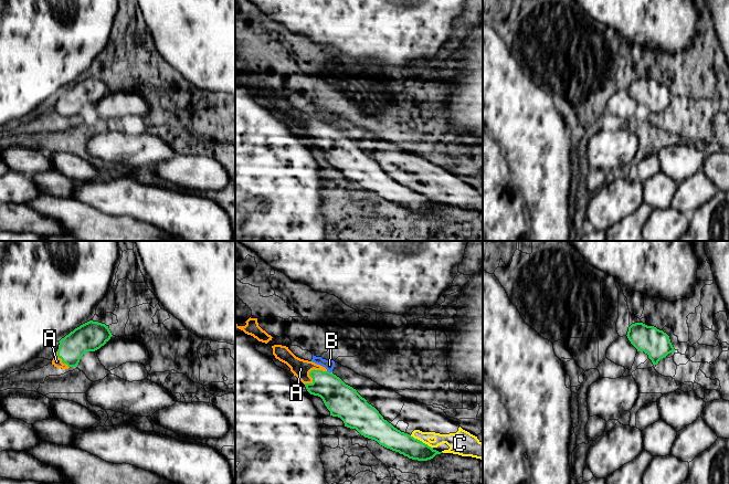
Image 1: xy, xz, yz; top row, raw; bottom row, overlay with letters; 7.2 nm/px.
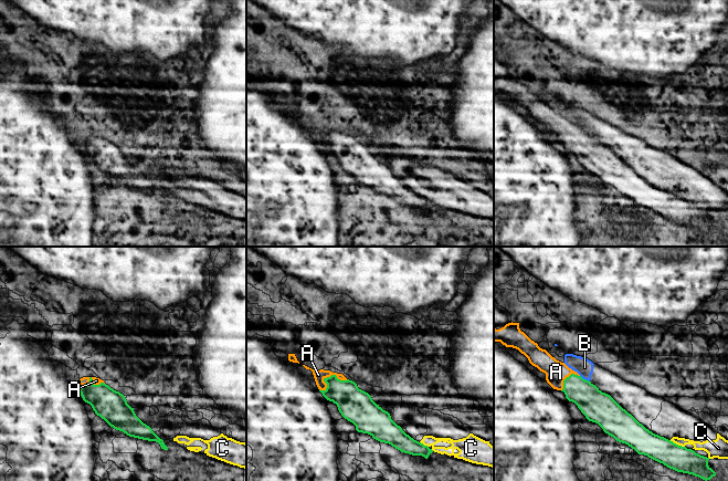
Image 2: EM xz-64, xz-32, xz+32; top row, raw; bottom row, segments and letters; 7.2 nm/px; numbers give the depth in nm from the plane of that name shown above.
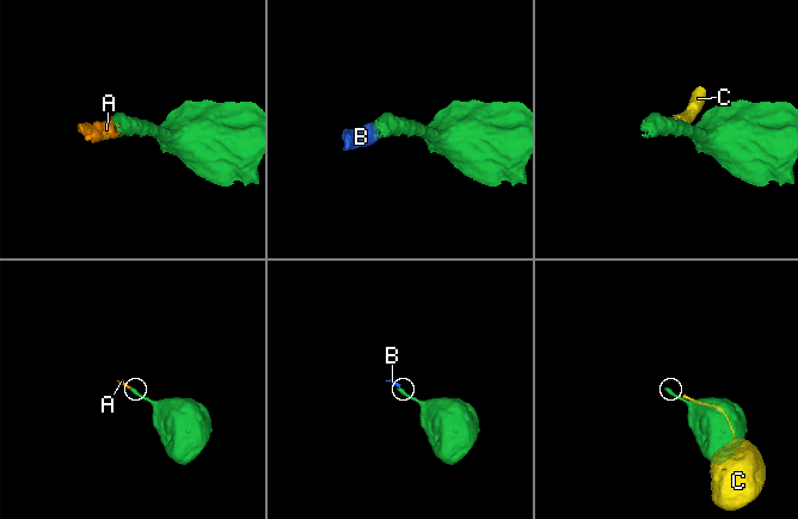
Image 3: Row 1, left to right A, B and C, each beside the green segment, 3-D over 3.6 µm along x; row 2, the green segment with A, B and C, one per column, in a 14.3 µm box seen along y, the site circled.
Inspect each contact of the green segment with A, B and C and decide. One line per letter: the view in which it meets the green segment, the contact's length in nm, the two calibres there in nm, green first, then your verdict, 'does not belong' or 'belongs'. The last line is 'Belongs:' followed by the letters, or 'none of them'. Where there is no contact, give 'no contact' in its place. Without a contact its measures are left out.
A: meets green in xz; contact 190 nm long; 220 nm thick on the green side, 140 nm on the other; belongs
B: meets green in xz; contact 40 nm long; 240 nm thick on the green side, 70 nm on the other; does not belong
C: meets green in xz; contact 190 nm long; 160 nm thick on the green side, 120 nm on the other; does not belong
Belongs: A

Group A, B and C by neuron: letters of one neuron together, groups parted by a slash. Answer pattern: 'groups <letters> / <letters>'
groups A / B C

